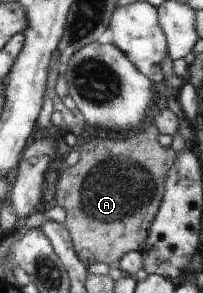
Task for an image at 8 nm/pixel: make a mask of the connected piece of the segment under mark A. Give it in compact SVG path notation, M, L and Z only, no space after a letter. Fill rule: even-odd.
M148 124L146 130L134 130L131 133L132 138L118 142L97 135L85 137L77 146L80 152L78 162L71 167L64 166L55 182L56 202L67 211L64 224L69 230L78 258L92 269L106 268L129 252L143 250L165 193L167 172L176 162L176 150L158 143L160 132L156 124Z

